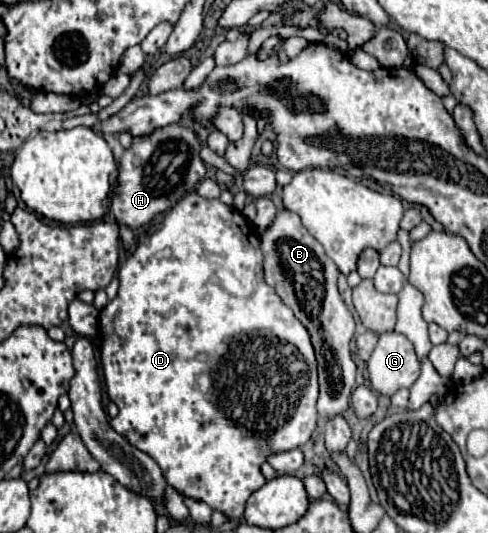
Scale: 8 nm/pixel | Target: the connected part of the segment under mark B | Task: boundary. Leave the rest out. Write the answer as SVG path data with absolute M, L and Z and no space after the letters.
M287 208L277 212L271 228L261 236L261 250L265 258L267 284L277 290L281 300L295 312L295 316L311 334L319 364L319 416L323 422L329 422L335 416L343 416L351 408L349 402L355 388L357 364L351 352L355 322L337 290L339 270L335 262L325 254L323 246L301 224L299 216Z

